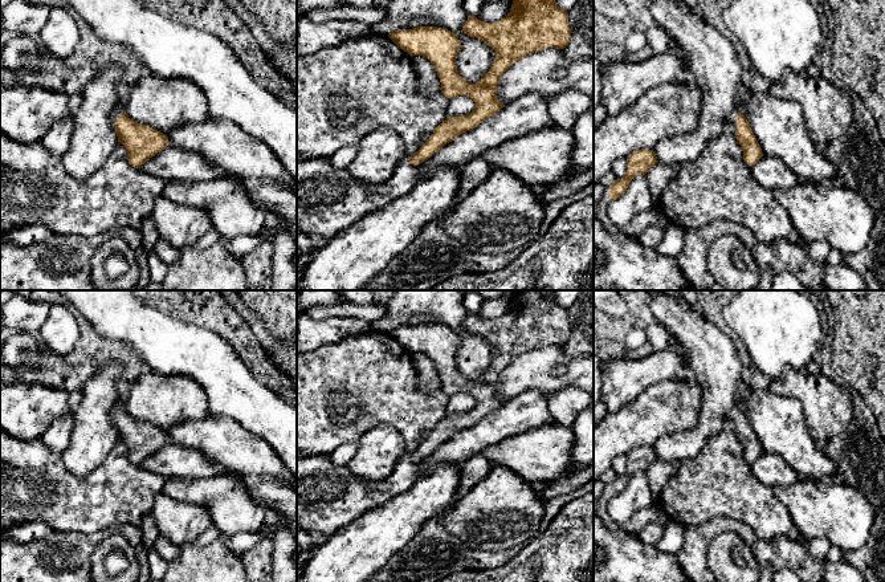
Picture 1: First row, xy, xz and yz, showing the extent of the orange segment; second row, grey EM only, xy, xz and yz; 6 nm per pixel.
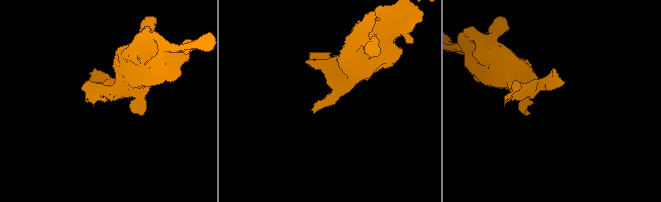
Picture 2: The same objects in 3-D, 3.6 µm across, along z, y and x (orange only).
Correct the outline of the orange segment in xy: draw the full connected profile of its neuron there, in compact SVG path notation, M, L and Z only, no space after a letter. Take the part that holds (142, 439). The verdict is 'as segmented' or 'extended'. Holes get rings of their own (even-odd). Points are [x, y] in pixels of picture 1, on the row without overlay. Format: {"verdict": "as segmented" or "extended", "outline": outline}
{"verdict": "extended", "outline": "M119 404L113 408L114 426L121 439L127 445L127 457L134 465L140 465L150 455L164 447L168 434L147 422L130 416Z"}

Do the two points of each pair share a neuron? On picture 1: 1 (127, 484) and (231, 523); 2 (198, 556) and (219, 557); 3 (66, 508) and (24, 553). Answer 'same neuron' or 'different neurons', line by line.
1: different neurons
2: same neuron
3: different neurons

